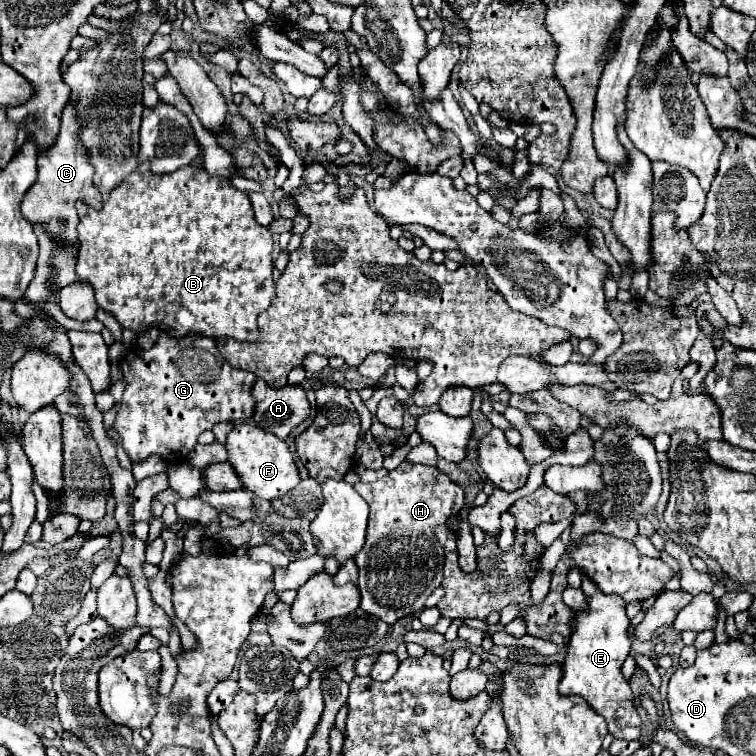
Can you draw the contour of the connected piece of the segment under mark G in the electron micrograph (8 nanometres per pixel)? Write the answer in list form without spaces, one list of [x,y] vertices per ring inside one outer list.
[[[161,332],[151,350],[129,350],[121,358],[119,366],[127,388],[119,402],[121,408],[113,428],[117,430],[131,462],[143,462],[149,456],[159,456],[167,462],[185,462],[187,454],[195,450],[201,432],[211,430],[219,422],[233,422],[253,416],[255,398],[251,398],[251,386],[255,382],[255,374],[231,368],[229,362],[221,358],[213,338],[189,334],[187,338],[177,340],[171,334]]]

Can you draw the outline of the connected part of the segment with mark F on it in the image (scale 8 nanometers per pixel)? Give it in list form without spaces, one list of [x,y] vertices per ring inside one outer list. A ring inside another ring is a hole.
[[[237,424],[229,436],[227,436],[227,452],[229,452],[229,462],[235,468],[235,472],[241,476],[243,488],[253,492],[255,496],[261,496],[265,500],[279,498],[293,490],[299,482],[299,468],[293,460],[293,454],[287,446],[285,440],[275,438],[275,434],[259,430],[253,424]]]

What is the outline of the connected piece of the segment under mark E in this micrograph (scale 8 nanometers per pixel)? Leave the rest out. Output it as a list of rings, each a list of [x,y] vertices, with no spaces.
[[[585,574],[581,590],[587,598],[587,610],[575,610],[575,616],[571,620],[571,638],[567,644],[559,692],[565,696],[583,696],[595,712],[603,714],[609,724],[609,734],[613,734],[613,738],[639,740],[641,716],[637,712],[633,692],[621,674],[621,666],[631,650],[631,622],[625,612],[625,602],[617,594],[601,594],[601,590],[595,590],[595,584]]]

